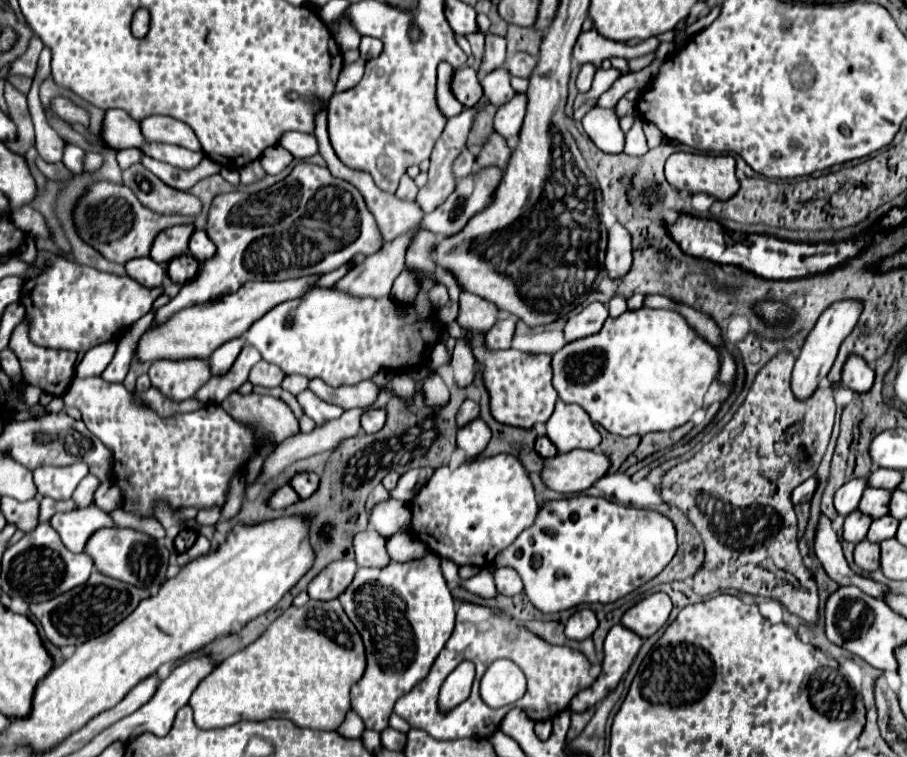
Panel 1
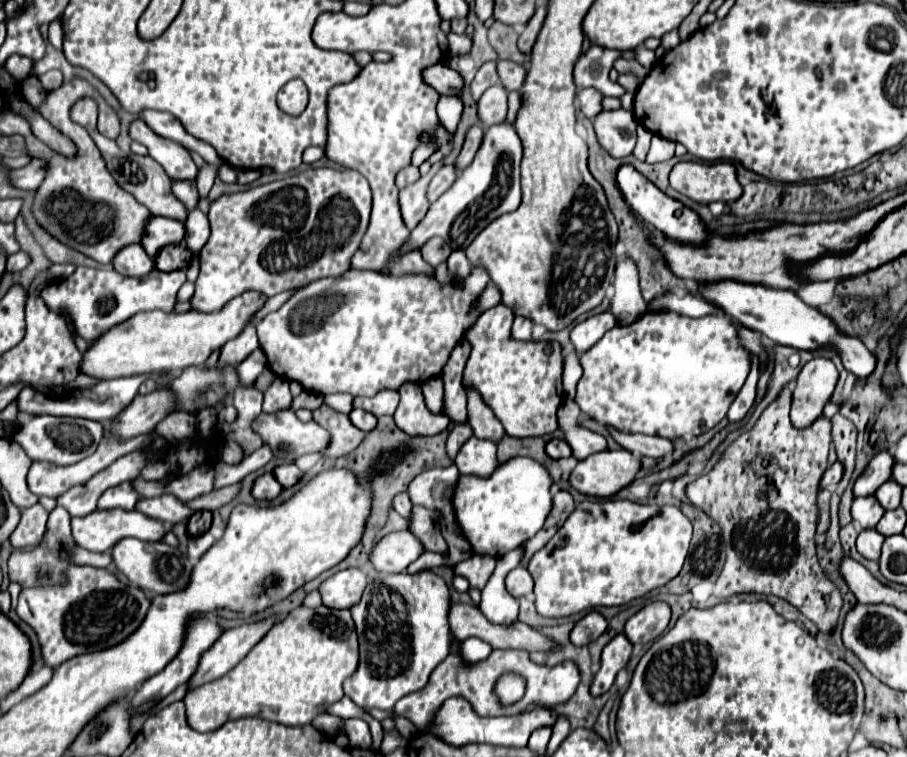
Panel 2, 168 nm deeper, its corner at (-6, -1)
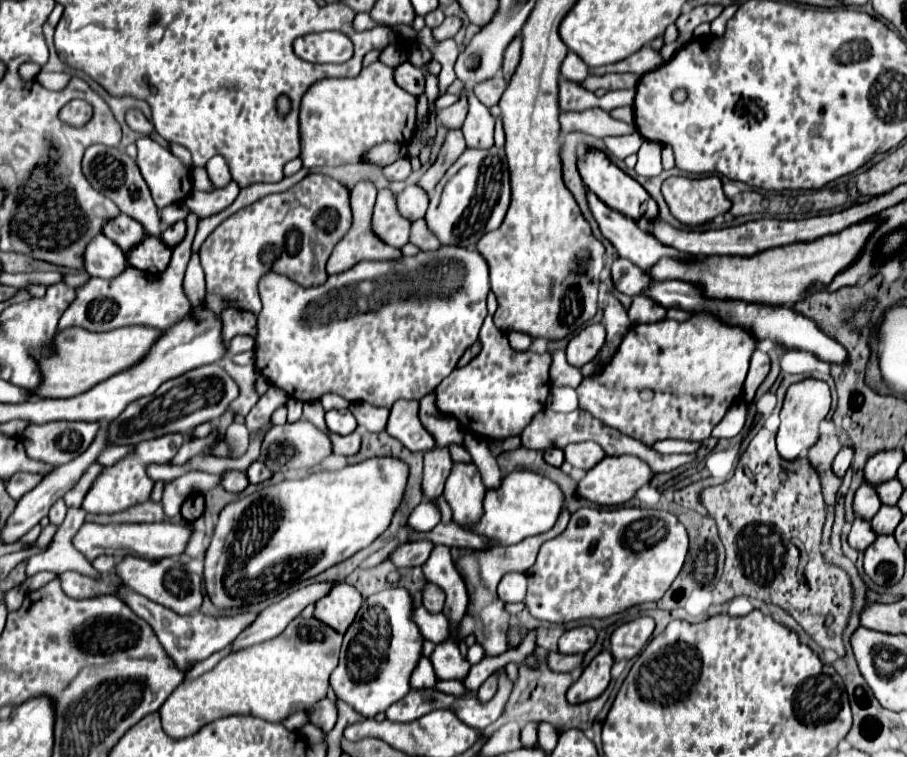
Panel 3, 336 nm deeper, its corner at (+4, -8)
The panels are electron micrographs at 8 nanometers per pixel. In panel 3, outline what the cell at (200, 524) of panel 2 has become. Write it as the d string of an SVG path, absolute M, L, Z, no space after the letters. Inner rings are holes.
M192 493L186 501L184 501L184 507L182 507L182 517L192 523L196 521L198 517L202 517L204 513L204 497L200 493Z

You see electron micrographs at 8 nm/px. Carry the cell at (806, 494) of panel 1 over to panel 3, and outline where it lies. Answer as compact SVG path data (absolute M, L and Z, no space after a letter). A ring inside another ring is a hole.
M850 445L850 447L844 447L844 449L836 455L832 469L834 469L834 473L836 473L838 477L844 477L844 473L846 473L848 467L852 465L852 457L854 457L854 449L852 449L852 445Z

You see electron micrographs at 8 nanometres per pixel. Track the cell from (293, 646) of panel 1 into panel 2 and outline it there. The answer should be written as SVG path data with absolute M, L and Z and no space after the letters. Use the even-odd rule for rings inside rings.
M324 604L318 608L298 606L278 624L274 624L274 628L270 628L270 632L246 654L246 658L234 670L184 696L188 724L198 732L212 732L224 726L228 720L244 716L256 716L286 726L312 724L312 720L324 714L328 706L342 700L342 684L356 672L358 660L358 636L350 610L336 610Z

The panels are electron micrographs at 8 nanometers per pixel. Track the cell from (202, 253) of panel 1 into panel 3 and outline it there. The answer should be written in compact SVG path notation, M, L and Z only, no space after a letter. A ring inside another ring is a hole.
M178 221L178 223L170 225L170 227L160 235L160 239L162 239L168 247L176 247L176 245L184 239L184 235L186 235L186 223L184 223L184 221Z

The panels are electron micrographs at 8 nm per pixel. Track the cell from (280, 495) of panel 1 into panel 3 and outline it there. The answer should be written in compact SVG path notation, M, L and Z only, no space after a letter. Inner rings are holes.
M224 471L224 473L222 473L220 487L224 487L226 491L230 491L230 493L240 493L240 491L246 489L246 485L248 485L246 473L242 473L242 471Z

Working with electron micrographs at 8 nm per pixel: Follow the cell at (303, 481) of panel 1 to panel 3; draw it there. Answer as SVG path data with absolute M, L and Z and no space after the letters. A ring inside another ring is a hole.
M254 461L254 463L246 469L246 475L248 475L248 481L250 481L250 483L262 483L262 481L270 479L268 467L266 467L264 463L260 463L260 461Z

